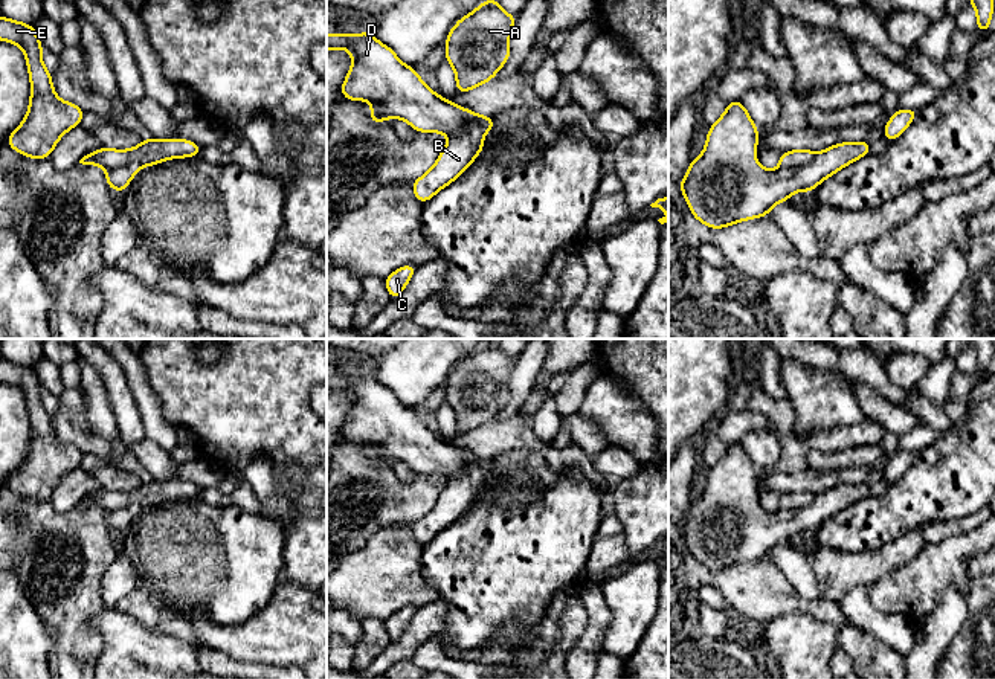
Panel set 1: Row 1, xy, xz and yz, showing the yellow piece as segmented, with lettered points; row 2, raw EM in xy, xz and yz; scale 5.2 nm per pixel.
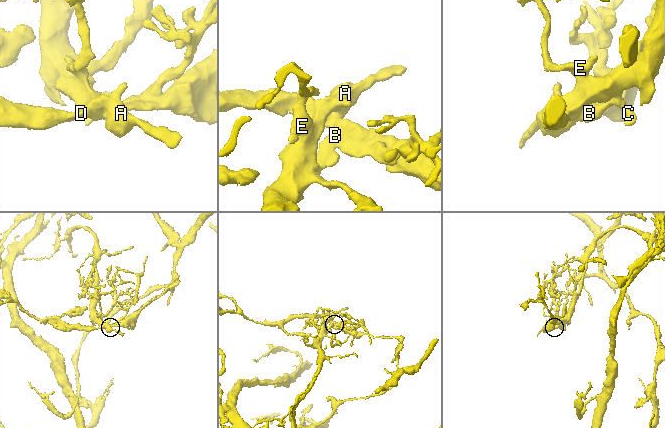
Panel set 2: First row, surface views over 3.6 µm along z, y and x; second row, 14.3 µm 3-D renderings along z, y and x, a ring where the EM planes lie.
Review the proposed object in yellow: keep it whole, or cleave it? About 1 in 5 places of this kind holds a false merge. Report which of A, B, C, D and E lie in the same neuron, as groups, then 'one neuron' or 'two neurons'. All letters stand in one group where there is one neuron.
A B C E / D; two neurons

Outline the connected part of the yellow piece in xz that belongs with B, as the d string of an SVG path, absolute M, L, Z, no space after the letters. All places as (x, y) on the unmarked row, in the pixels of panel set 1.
M467 467L449 481L435 507L412 523L412 534L421 545L429 543L438 533L456 522L481 496L484 476L478 467Z

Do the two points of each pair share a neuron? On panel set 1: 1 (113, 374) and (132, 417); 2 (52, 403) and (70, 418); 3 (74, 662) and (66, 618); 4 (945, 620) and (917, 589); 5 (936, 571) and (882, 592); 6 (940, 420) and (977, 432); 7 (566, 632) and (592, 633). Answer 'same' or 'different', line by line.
1: same
2: different
3: same
4: different
5: same
6: different
7: different

